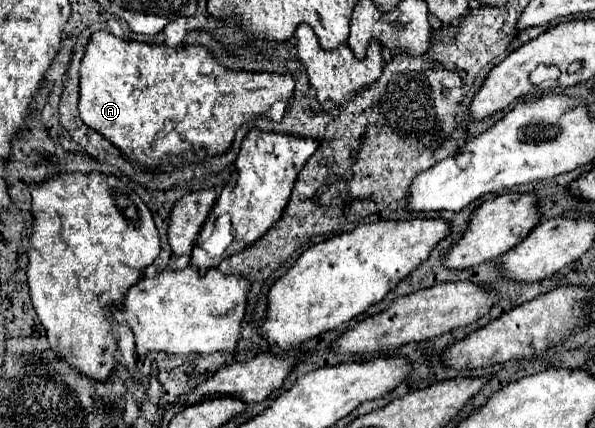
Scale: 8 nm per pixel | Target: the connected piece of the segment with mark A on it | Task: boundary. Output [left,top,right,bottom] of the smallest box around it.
[79,32,293,170]

